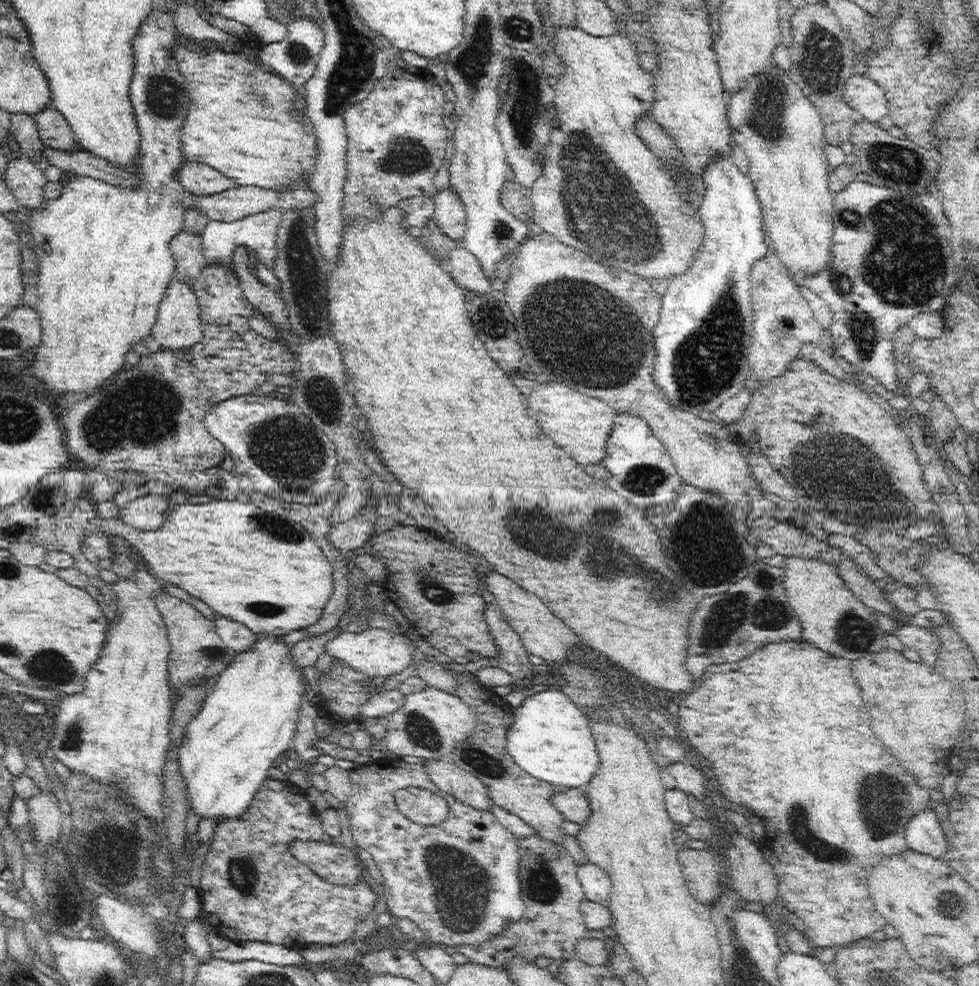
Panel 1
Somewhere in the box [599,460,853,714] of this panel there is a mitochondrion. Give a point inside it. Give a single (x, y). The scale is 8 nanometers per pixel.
(736, 618)

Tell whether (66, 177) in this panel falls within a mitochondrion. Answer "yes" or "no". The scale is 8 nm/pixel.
no

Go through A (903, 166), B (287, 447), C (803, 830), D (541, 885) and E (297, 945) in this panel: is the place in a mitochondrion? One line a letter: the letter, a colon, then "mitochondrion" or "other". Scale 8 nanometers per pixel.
A: mitochondrion
B: mitochondrion
C: mitochondrion
D: mitochondrion
E: other

